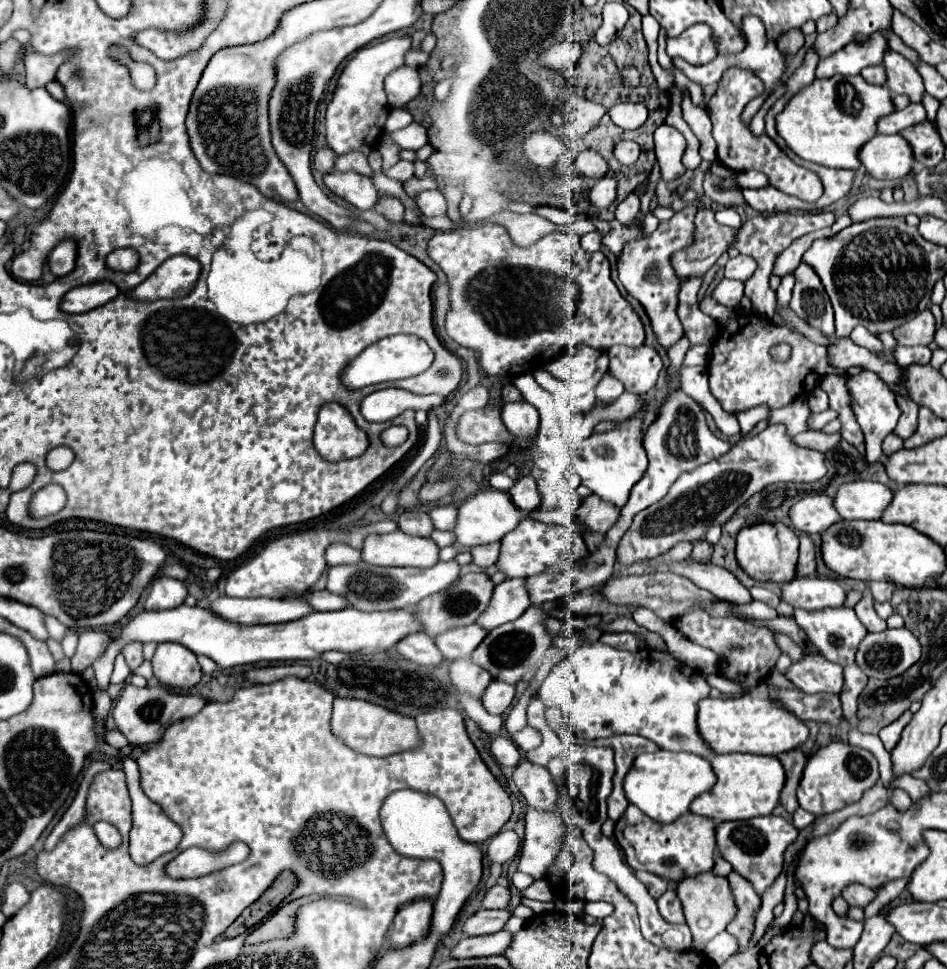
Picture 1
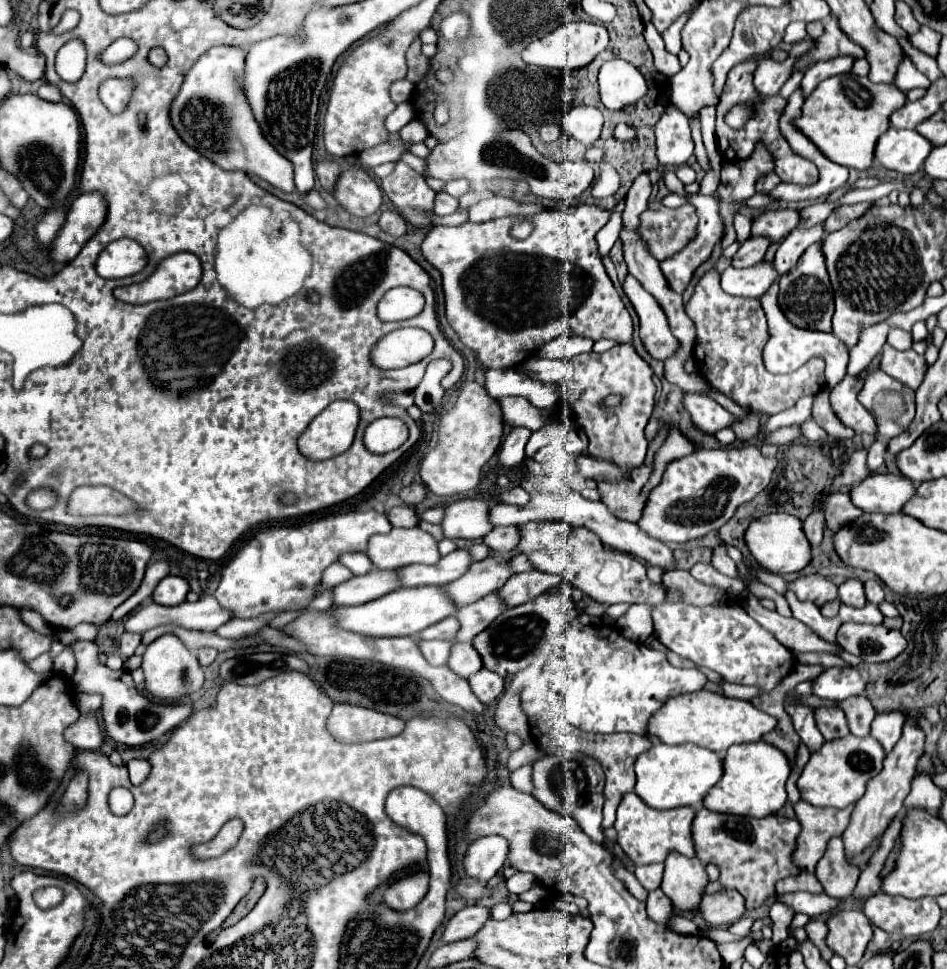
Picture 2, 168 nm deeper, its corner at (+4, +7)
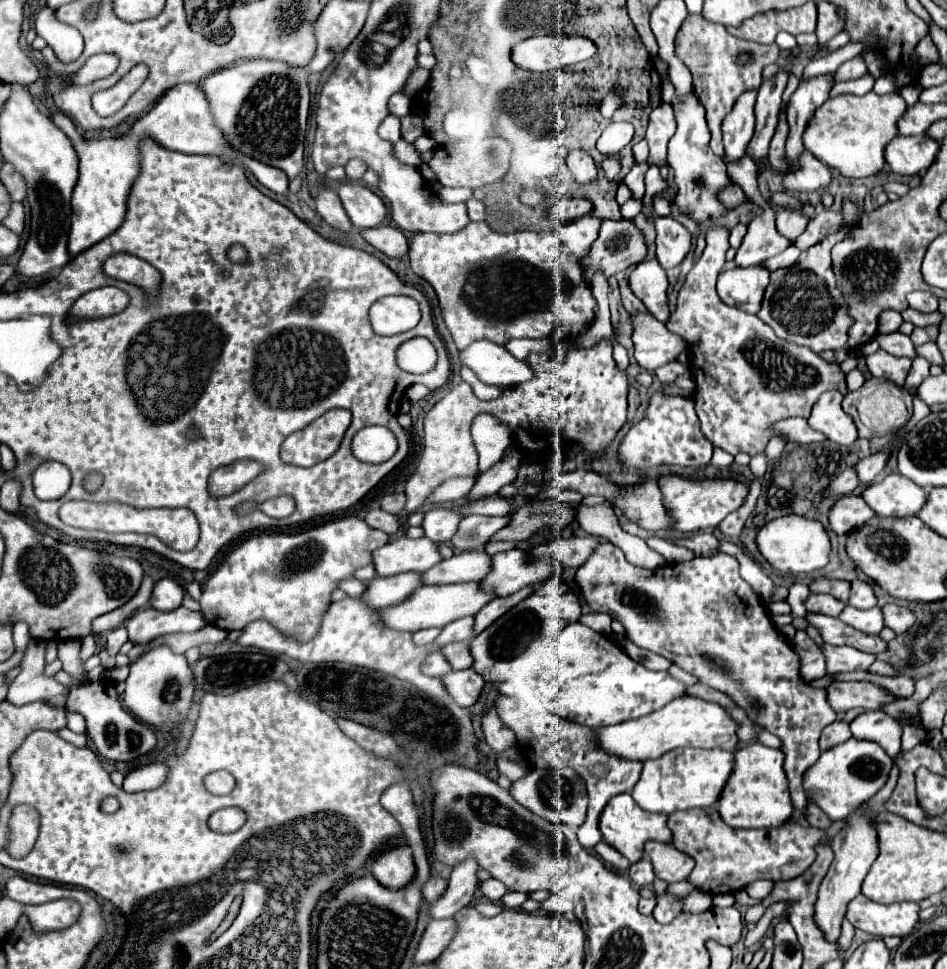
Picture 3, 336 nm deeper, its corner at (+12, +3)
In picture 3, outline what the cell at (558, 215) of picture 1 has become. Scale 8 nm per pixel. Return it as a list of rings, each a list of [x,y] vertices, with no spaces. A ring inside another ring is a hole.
[[[470,198],[468,202],[466,202],[466,206],[468,206],[468,216],[470,216],[470,220],[484,220],[486,218],[486,206],[480,202],[480,200],[476,200],[476,198]]]

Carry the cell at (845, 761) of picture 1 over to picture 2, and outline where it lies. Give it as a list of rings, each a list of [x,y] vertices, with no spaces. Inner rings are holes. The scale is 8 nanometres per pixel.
[[[848,734],[844,738],[826,742],[806,762],[802,776],[798,780],[800,794],[812,806],[846,808],[864,796],[868,780],[872,776],[880,774],[884,758],[886,758],[884,748],[872,736],[870,738],[856,738],[854,734]]]

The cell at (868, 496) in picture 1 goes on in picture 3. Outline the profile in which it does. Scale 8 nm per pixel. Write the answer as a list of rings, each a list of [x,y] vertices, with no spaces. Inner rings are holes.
[[[888,474],[860,494],[876,516],[914,516],[926,502],[926,490],[900,474]]]

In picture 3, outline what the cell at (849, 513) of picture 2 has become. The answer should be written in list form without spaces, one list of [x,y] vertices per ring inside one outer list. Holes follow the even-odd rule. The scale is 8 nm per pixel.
[[[844,496],[840,498],[832,508],[830,508],[830,528],[836,534],[848,534],[854,528],[860,528],[864,522],[868,522],[868,518],[872,518],[874,512],[866,506],[866,502],[856,496]]]

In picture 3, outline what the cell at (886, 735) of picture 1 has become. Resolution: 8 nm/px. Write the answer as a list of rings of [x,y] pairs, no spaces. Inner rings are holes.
[[[882,710],[860,714],[856,720],[850,722],[850,730],[854,738],[872,740],[880,744],[890,758],[894,758],[900,750],[902,726]]]

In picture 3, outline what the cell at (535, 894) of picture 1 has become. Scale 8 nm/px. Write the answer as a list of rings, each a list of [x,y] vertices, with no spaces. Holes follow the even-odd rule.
[[[490,878],[490,880],[486,880],[486,882],[482,882],[480,884],[480,890],[482,890],[482,894],[488,898],[488,900],[500,900],[506,892],[508,892],[508,888],[506,888],[506,884],[502,884],[500,880],[496,880],[496,878]]]

